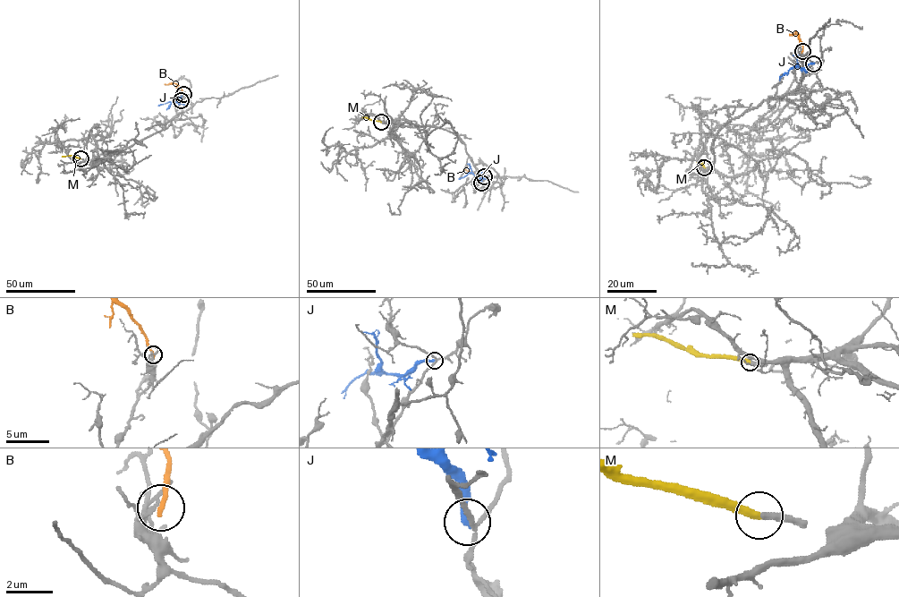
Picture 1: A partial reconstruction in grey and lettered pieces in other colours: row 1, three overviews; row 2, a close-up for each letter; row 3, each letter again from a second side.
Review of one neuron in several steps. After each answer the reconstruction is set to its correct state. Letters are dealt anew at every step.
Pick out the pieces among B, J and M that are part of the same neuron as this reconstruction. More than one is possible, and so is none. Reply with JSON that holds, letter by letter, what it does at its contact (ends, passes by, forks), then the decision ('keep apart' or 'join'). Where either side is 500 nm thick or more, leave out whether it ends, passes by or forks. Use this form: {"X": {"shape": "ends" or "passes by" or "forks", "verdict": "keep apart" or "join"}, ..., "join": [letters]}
{"B": {"shape": "ends", "verdict": "keep apart"}, "J": {"shape": "ends", "verdict": "keep apart"}, "M": {"shape": "ends", "verdict": "join"}, "join": ["M"]}

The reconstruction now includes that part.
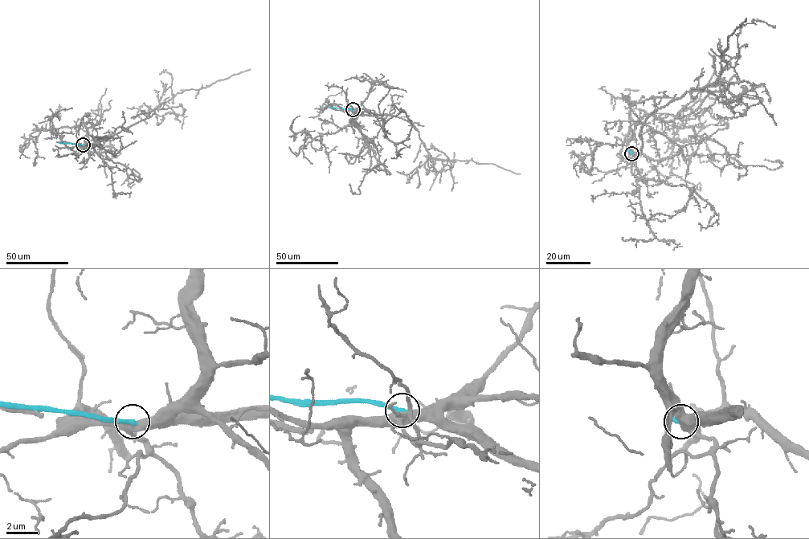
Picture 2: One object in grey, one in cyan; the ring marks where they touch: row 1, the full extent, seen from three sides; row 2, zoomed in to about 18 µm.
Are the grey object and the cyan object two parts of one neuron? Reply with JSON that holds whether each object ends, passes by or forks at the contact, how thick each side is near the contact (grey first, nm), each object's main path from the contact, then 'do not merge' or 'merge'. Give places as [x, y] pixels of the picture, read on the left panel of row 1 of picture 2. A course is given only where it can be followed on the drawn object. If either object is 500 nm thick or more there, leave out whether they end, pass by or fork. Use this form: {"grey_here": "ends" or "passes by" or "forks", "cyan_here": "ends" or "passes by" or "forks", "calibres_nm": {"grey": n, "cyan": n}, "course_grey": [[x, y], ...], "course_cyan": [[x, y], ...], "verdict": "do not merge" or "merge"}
{"grey_here": "forks", "cyan_here": "ends", "calibres_nm": {"grey": 480, "cyan": 300}, "course_grey": [[83, 144], [99, 143], [144, 120], [152, 111], [178, 92], [200, 89], [251, 69]], "course_cyan": [[83, 144], [59, 142]], "verdict": "do not merge"}

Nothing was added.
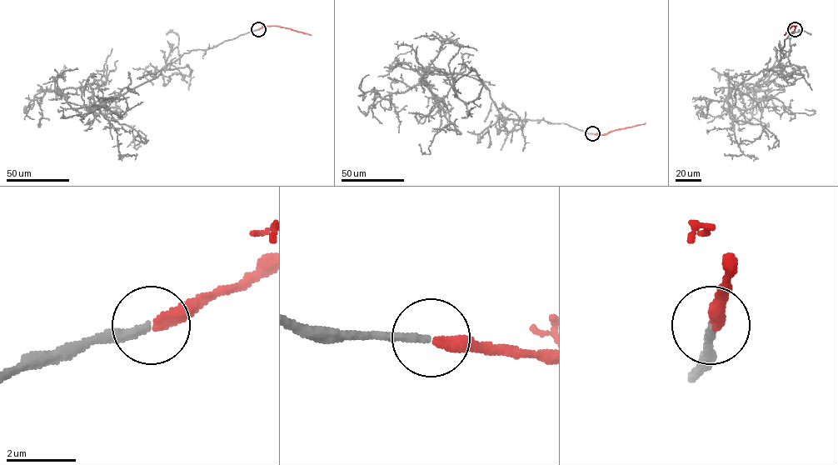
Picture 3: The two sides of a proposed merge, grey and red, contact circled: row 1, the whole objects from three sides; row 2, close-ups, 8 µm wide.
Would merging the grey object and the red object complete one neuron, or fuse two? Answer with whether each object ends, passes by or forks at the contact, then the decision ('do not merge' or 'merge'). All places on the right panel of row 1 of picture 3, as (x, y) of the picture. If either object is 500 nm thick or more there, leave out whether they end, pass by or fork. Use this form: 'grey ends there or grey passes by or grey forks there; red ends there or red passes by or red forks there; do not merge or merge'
grey ends there; red ends there; merge

